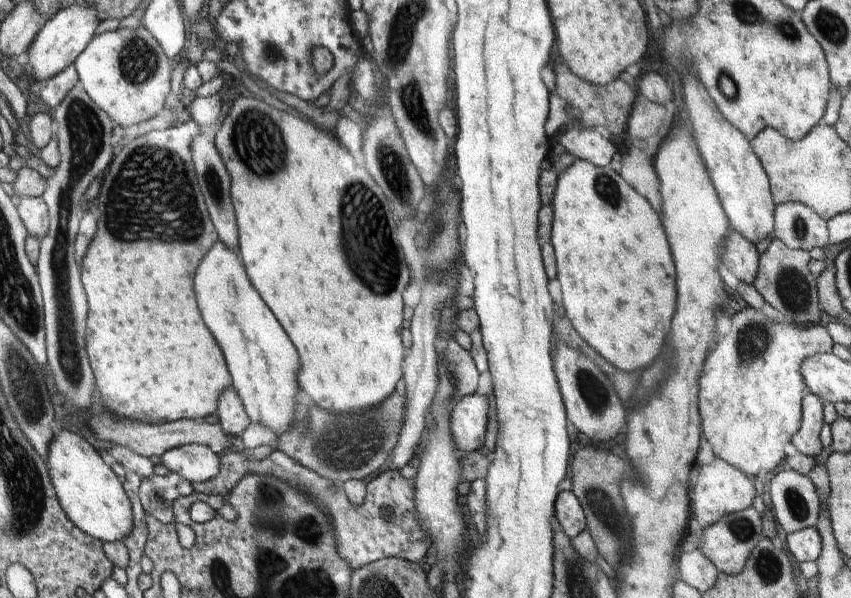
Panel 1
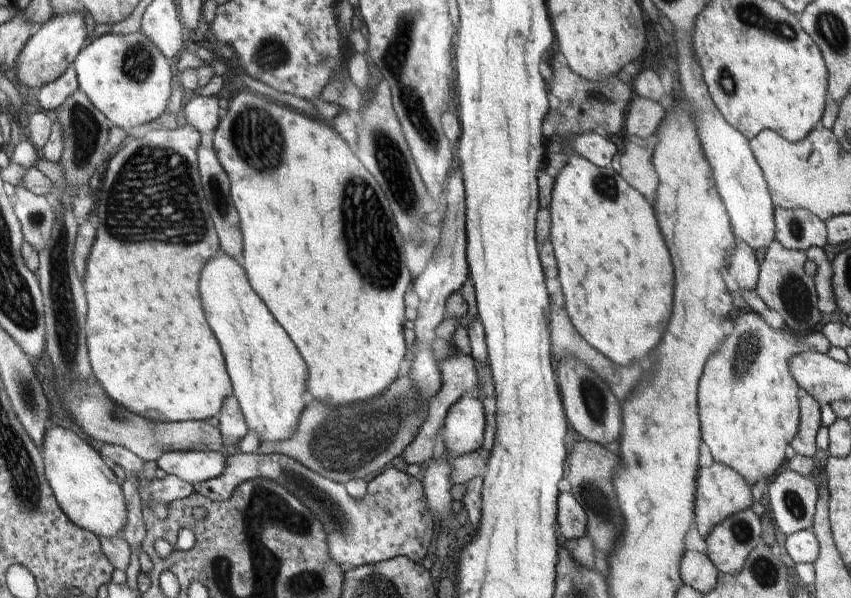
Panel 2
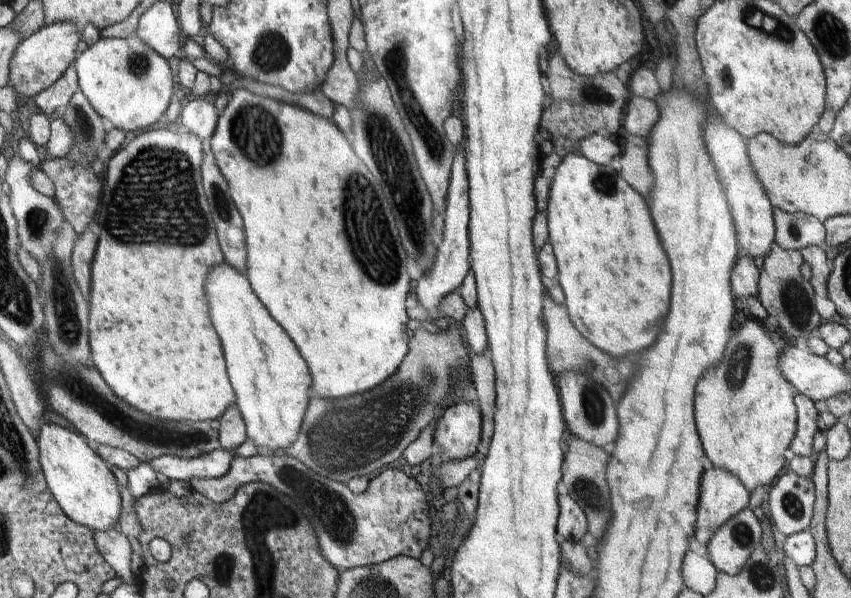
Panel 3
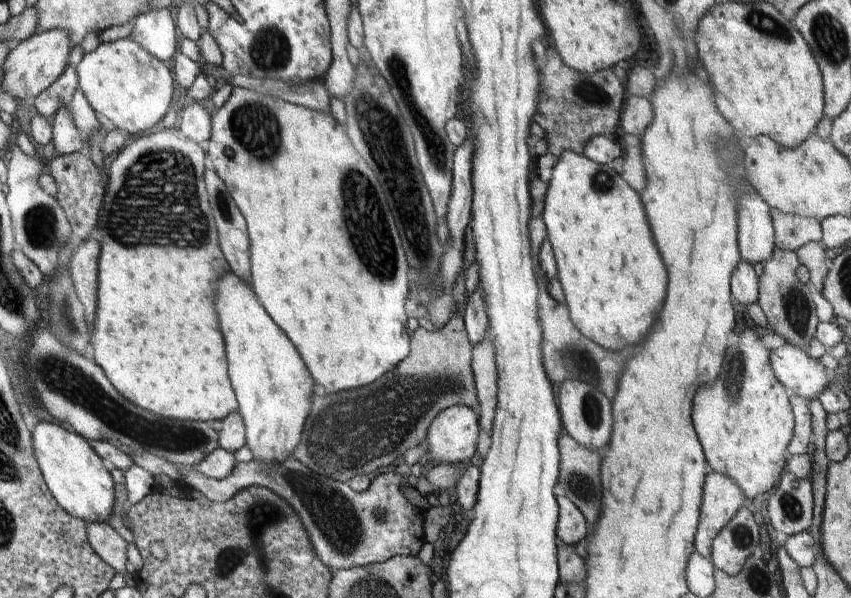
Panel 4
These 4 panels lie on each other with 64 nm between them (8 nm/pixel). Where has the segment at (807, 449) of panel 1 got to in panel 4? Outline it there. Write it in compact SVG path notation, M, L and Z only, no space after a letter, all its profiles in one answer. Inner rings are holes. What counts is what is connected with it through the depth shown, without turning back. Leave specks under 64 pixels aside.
M789 394L789 404L791 404L795 428L793 428L793 438L787 444L787 456L803 456L807 454L807 444L811 442L811 436L813 436L811 412L809 412L807 400L795 394Z

